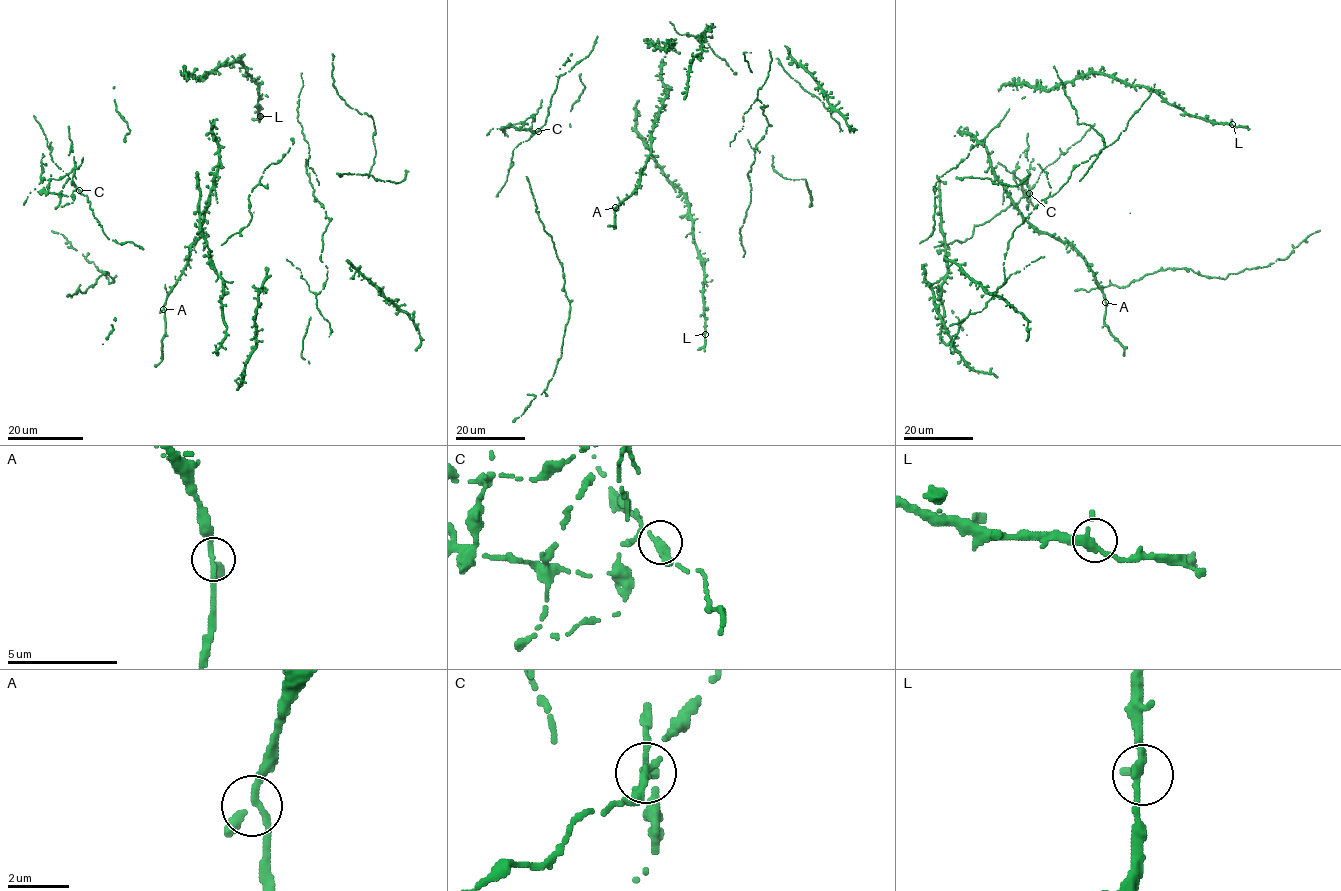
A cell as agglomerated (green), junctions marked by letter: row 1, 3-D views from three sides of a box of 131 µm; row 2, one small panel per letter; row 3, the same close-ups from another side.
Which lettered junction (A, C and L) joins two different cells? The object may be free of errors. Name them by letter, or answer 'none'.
C

